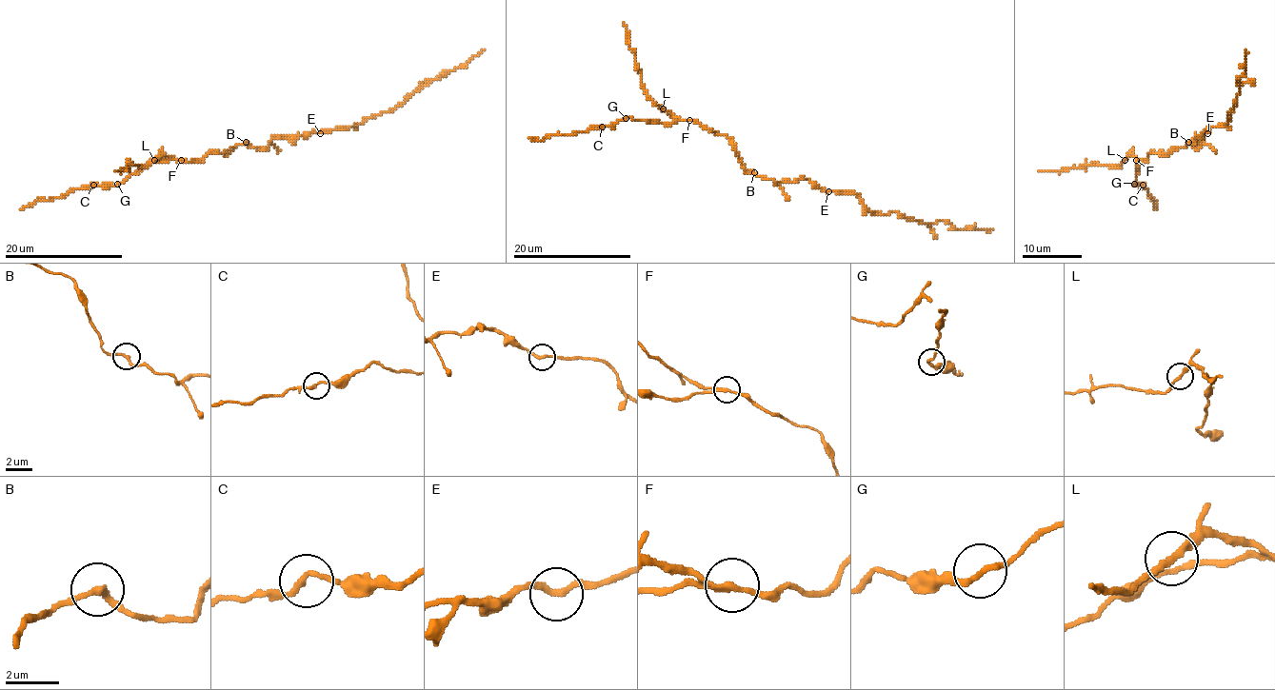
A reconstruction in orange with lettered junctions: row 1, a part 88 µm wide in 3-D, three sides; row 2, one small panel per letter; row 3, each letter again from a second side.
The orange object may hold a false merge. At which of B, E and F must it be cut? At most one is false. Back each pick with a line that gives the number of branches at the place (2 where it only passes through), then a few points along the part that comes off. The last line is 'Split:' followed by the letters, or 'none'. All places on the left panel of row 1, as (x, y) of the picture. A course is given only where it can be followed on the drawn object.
F: 2 branches meet; foreign part runs (181, 160), (151, 163), (117, 184), (93, 184), (89, 187), (71, 189), (66, 195), (40, 200), (21, 210)
Split: F

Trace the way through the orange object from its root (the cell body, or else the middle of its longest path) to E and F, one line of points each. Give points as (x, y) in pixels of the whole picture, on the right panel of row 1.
E: (1193, 147), (1199, 147), (1196, 135), (1207, 133)
F: (1193, 147), (1188, 144), (1167, 152), (1151, 152), (1145, 161), (1135, 160)

